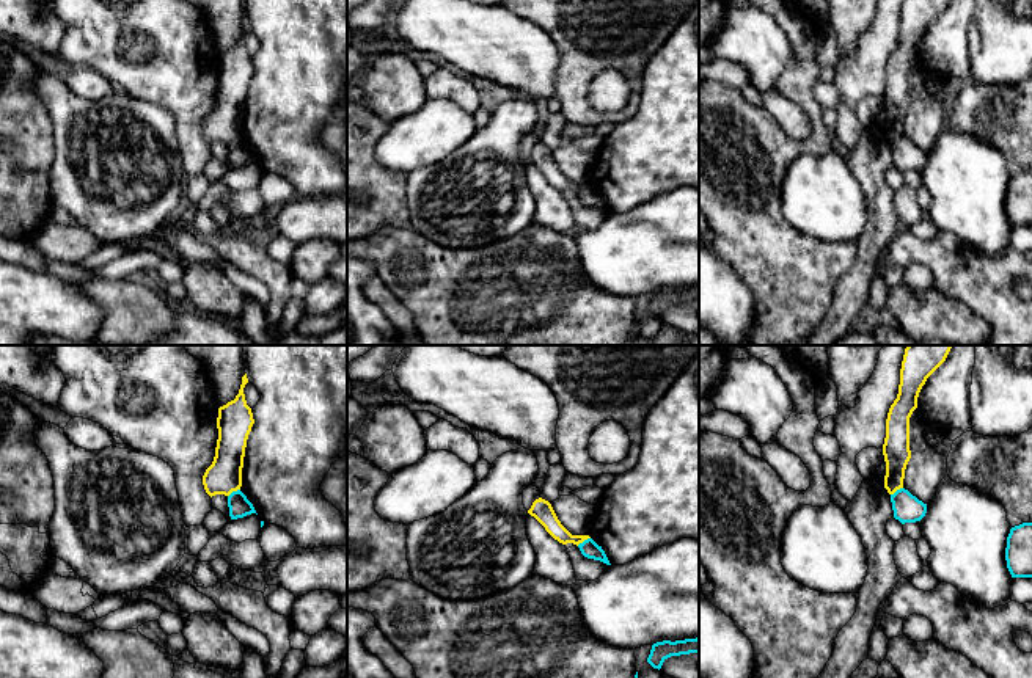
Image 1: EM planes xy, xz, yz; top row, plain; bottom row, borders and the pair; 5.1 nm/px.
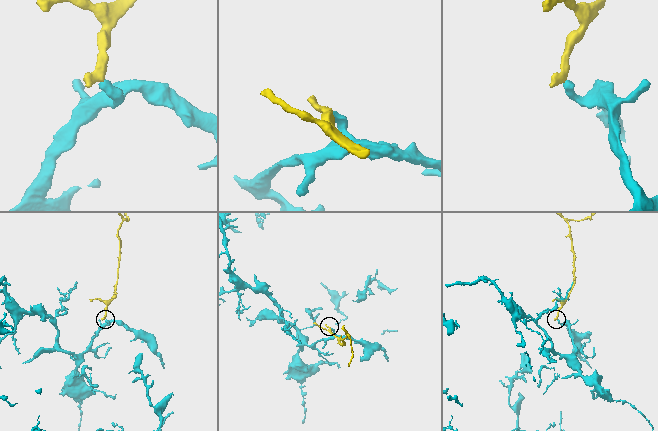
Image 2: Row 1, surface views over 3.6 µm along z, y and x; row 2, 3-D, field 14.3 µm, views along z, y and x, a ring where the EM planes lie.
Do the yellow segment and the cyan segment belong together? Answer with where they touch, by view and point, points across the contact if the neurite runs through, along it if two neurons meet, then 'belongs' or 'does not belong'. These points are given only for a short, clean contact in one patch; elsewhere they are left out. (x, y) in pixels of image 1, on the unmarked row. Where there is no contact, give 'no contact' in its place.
meets yellow in xz at (583, 189); border along xz (589, 185), (577, 193); does not belong

